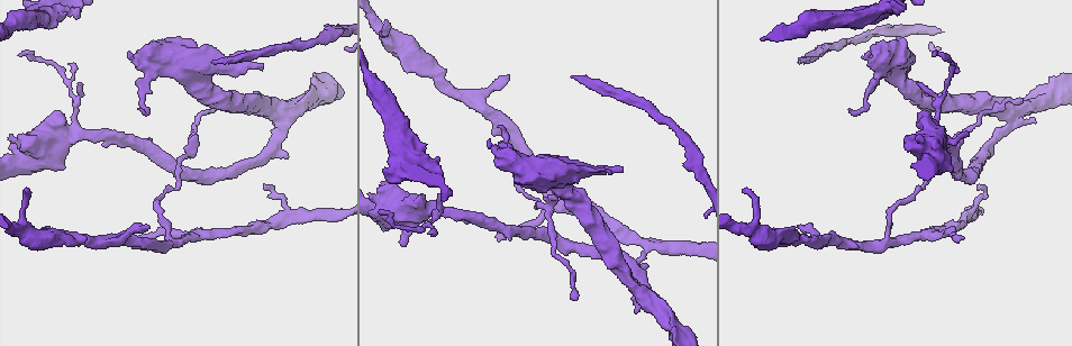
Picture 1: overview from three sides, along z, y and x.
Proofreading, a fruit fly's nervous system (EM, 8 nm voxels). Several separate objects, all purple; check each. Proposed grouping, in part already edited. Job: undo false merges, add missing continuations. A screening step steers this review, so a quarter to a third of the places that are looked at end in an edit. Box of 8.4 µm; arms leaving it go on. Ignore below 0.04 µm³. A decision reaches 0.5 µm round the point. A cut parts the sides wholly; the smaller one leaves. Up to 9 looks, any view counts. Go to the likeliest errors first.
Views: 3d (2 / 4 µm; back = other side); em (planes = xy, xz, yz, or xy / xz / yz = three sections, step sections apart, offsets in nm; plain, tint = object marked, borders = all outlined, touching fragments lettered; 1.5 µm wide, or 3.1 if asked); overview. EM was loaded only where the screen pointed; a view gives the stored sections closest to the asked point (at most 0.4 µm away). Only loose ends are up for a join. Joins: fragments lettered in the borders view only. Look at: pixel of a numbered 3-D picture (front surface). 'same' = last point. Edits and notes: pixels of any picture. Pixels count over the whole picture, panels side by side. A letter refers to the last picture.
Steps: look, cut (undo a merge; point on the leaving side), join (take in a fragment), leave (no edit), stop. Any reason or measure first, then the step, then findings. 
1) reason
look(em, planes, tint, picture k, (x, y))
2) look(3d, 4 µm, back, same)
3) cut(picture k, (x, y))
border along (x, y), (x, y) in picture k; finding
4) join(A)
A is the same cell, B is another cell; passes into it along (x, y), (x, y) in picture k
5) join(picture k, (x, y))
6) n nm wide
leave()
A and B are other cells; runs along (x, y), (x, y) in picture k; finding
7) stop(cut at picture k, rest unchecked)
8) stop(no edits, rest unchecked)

long arm stops here
look(3d, 2 µm, picture 1, (572, 78))

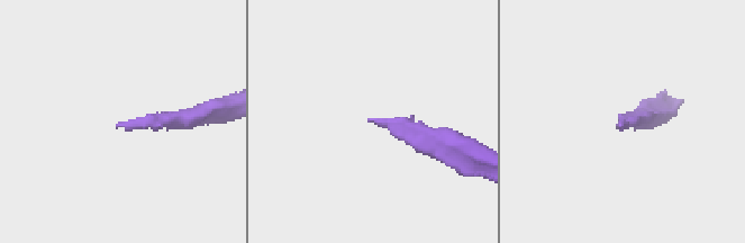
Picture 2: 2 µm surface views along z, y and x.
look(em, 3.1 µm, yz, step 8, tint, picture 2, (117, 127))

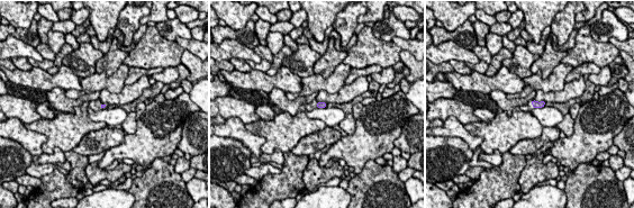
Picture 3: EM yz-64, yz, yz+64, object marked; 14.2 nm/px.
look(em, 3.1 µm, yz, step 8, borders, same)

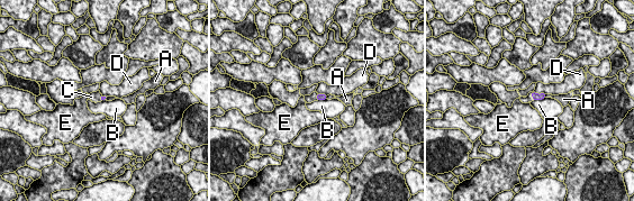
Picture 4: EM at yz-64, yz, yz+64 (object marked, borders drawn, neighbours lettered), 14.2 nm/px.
join(picture 4, (528, 99))
C is the same cell, A, B, D and E are other cells; passes into it along (535, 97), (532, 97), (528, 99) in picture 4; it goes on there

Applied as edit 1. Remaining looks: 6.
free end
look(3d, 4 µm, picture 1, (862, 56))

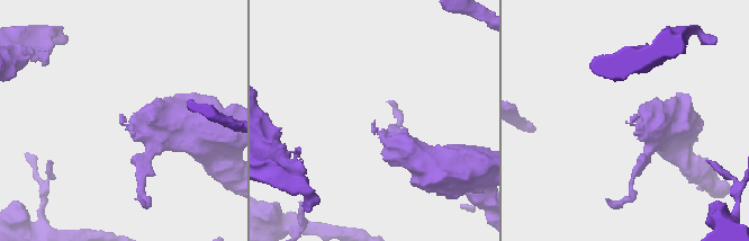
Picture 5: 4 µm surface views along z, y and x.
look(em, planes, borders, picture 5, (121, 121))

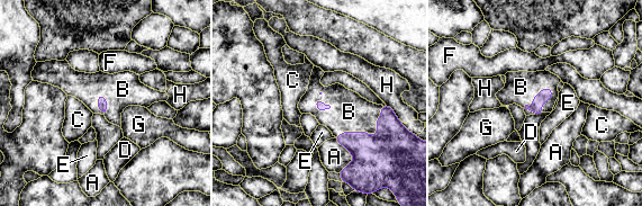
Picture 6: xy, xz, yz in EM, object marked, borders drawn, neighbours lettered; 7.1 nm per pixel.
join(picture 6, (521, 87))
B is the same cell, A, C, D, E, F, G and H are other cells; the neuron continues

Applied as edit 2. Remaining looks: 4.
look(overview)

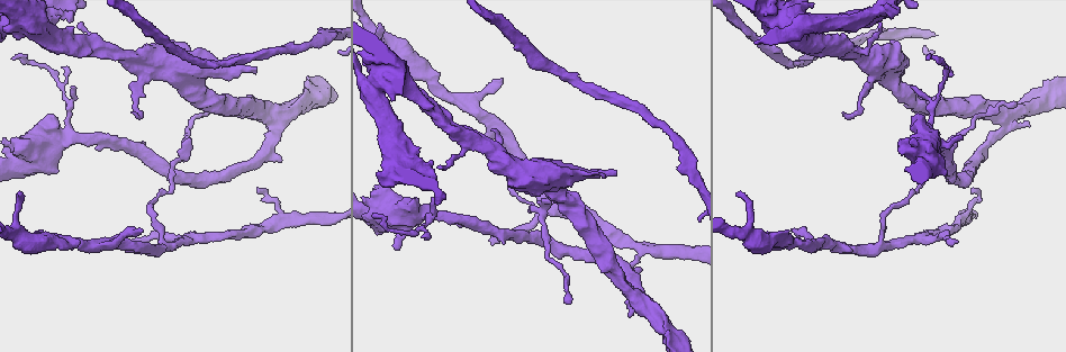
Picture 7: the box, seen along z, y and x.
branch stops here
look(3d, 4 µm, picture 7, (616, 173))

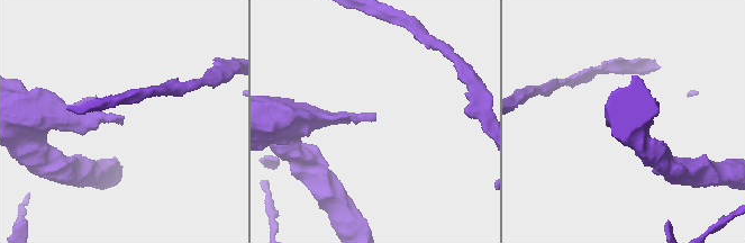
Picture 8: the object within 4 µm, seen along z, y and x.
look(em, xz, step 4, borders, picture 8, (373, 120))

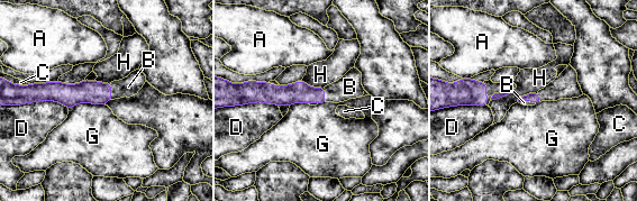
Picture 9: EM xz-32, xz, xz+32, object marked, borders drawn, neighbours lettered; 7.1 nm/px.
join(picture 9, (128, 87))
B is the same cell, A, C, D, G and H are other cells; passes into it along (94, 92), (110, 91), (128, 87) in picture 9; the neuron continues

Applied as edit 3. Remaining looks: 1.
stop(join at picture 4, join at picture 6, join at picture 9, rest unchecked)

